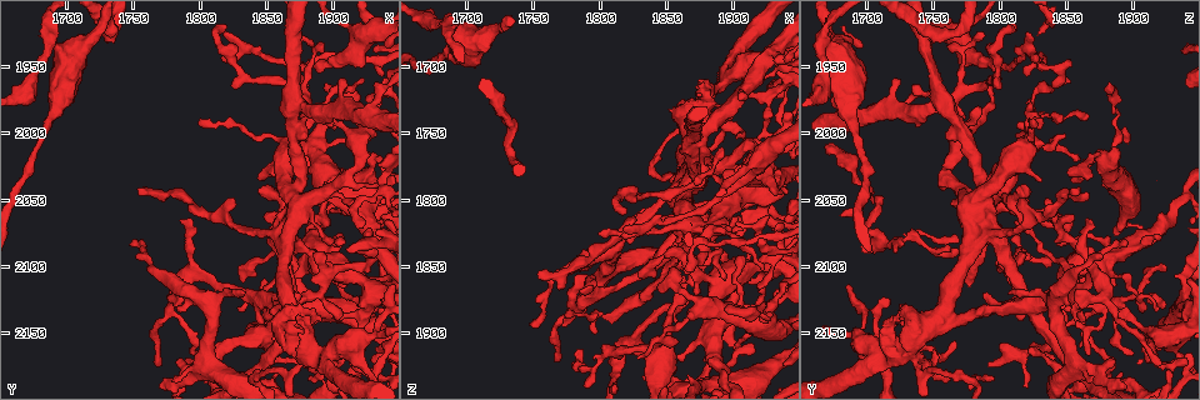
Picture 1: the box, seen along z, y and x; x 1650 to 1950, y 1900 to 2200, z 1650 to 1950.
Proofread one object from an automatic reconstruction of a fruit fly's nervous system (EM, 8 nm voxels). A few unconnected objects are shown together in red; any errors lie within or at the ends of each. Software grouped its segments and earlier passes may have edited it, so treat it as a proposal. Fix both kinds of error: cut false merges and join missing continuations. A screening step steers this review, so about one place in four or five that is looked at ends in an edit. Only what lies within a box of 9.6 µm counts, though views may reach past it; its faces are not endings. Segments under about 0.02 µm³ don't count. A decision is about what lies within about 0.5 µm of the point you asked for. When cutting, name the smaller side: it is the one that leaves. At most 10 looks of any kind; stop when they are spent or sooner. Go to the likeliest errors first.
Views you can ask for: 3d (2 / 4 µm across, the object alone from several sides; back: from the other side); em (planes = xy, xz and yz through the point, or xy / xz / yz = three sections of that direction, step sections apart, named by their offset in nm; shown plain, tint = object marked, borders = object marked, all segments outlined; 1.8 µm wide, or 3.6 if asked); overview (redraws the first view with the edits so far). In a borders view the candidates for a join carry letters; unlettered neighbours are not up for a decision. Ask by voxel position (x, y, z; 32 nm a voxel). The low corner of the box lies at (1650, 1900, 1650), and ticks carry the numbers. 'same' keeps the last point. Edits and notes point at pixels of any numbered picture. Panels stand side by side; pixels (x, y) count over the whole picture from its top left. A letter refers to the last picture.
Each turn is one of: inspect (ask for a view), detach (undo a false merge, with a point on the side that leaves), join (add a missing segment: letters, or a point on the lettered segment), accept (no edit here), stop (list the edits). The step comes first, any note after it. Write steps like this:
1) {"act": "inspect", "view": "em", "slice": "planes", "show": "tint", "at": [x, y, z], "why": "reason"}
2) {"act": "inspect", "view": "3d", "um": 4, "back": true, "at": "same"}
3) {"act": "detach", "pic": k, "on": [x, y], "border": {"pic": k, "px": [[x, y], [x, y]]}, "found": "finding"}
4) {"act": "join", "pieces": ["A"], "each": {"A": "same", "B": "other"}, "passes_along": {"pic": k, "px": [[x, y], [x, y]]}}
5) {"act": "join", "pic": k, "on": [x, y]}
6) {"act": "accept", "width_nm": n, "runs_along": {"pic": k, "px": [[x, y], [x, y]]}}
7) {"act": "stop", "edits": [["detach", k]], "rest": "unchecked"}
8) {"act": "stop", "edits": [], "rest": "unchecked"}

{"act": "inspect", "view": "em", "slice": "planes", "show": "tint", "at": [1874, 1978, 1758], "why": "abrupt turn"}

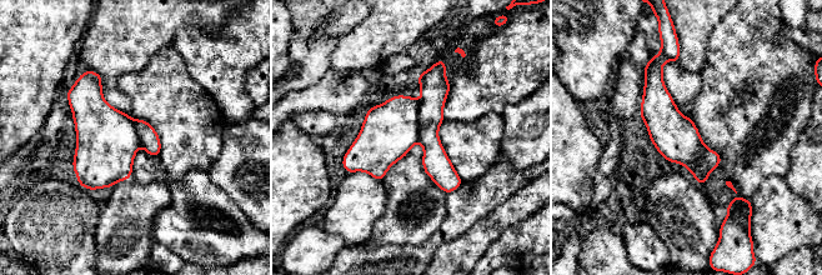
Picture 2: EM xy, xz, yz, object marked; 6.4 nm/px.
{"act": "inspect", "view": "em", "slice": "planes", "show": "borders", "at": "same"}

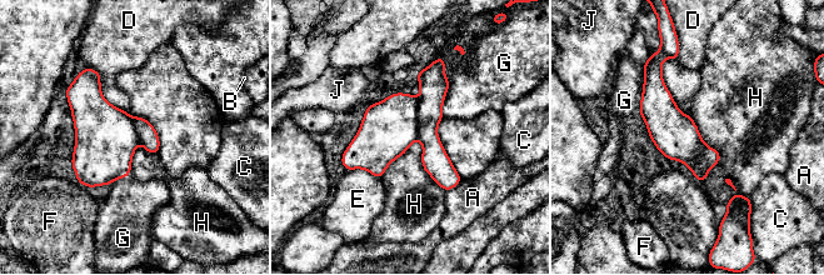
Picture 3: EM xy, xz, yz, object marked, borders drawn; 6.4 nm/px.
{"act": "detach", "pic": 3, "on": [388, 129], "width_nm": 300, "longest_contact_nm": ["H", 440], "each": {"A": "other", "B": "other", "C": "other", "D": "other", "E": "other", "F": "other", "G": "other", "H": "other", "J": "other"}, "found": "two cells meet here"}

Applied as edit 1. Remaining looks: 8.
{"act": "inspect", "view": "3d", "um": 2, "at": [1878, 2166, 1728], "why": "narrows sharply"}

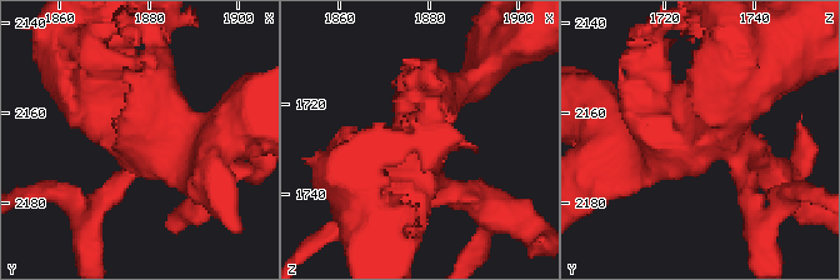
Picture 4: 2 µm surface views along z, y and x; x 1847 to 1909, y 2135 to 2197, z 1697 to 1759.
{"act": "inspect", "view": "em", "um": 3.6, "slice": "planes", "show": "borders", "at": [1878, 2164, 1730], "why": "need the tissue"}

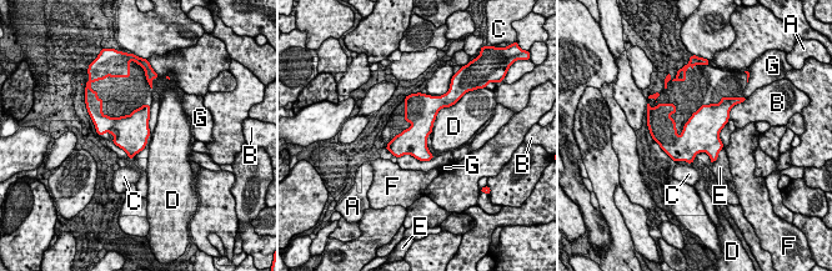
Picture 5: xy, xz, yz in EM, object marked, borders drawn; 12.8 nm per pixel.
{"act": "accept", "each": {"A": "other", "B": "other", "C": "other", "D": "other", "E": "other", "F": "other", "G": "other"}, "border": {"pic": 5, "px": [[447, 106], [437, 113], [430, 134]]}, "found": "one cell here"}

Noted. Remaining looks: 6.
{"act": "inspect", "view": "3d", "um": 4, "at": [1686, 1922, 1670], "why": "abrupt turn"}

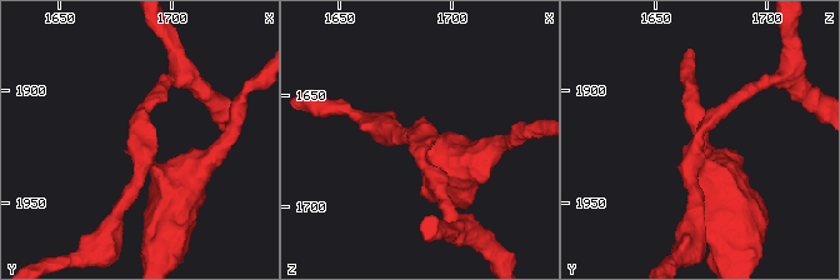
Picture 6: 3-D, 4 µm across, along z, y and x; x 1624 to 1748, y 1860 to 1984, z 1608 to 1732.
{"act": "inspect", "view": "em", "slice": "planes", "show": "plain", "at": [1685, 1920, 1670], "arms": 3, "arm_widths_nm": [200, 220, 500], "why": "need the tissue"}

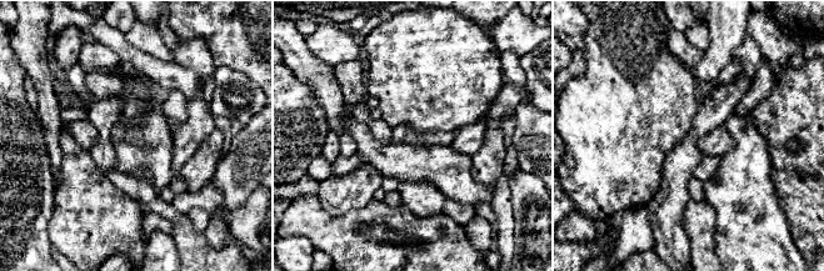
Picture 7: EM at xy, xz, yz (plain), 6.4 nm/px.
{"act": "inspect", "view": "em", "slice": "planes", "show": "borders", "at": "same", "why": "what lies round it"}

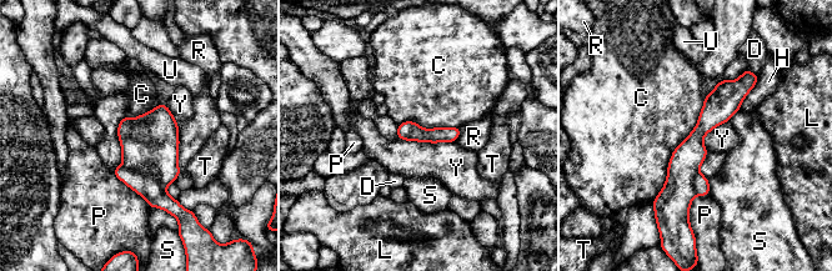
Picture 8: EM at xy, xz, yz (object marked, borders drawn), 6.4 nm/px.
{"act": "detach", "pic": 8, "on": [151, 141], "longest_contact_nm": ["C", 750], "each": {"C": "other", "D": "other", "H": "other", "L": "other", "P": "other", "R": "other", "S": "other", "T": "other", "U": "other", "Y": "other"}, "part_leaving": {"pic": 8, "px": [[743, 78], [685, 161], [685, 210]]}, "found": "two cells meet here"}

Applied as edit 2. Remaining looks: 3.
{"act": "inspect", "view": "3d", "um": 4, "at": [1784, 2066, 1868], "why": "an open end"}

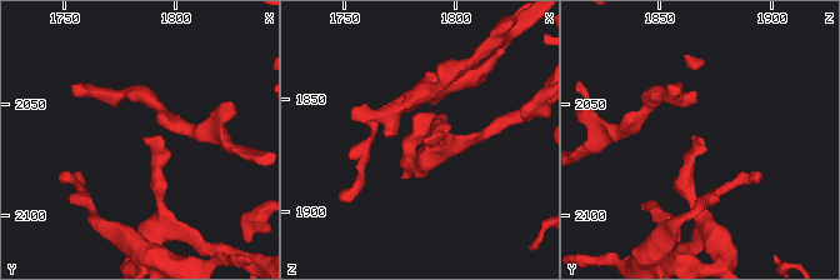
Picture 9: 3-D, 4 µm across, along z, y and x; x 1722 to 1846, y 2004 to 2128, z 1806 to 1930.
{"act": "inspect", "view": "em", "slice": "planes", "show": "borders", "at": [1786, 2065, 1869], "why": "need the tissue"}

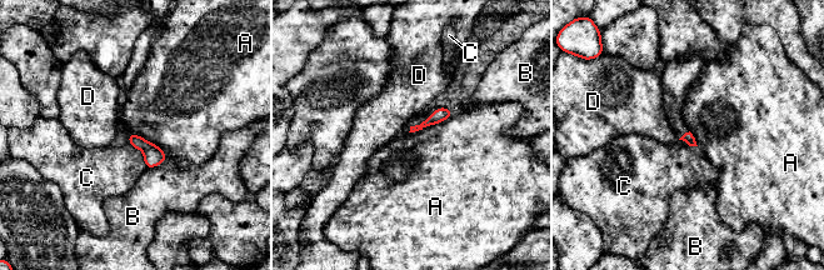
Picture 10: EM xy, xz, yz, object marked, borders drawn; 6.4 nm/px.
{"act": "accept", "longest_contact_nm": ["A", 320], "each": {"A": "other", "B": "other", "C": "other", "D": "other"}, "border": {"pic": 10, "px": [[454, 111], [442, 121], [409, 133]]}, "found": "none of them fits"}

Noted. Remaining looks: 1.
{"act": "stop", "edits": [["detach", 3], ["detach", 8]], "rest": "unchecked"}

